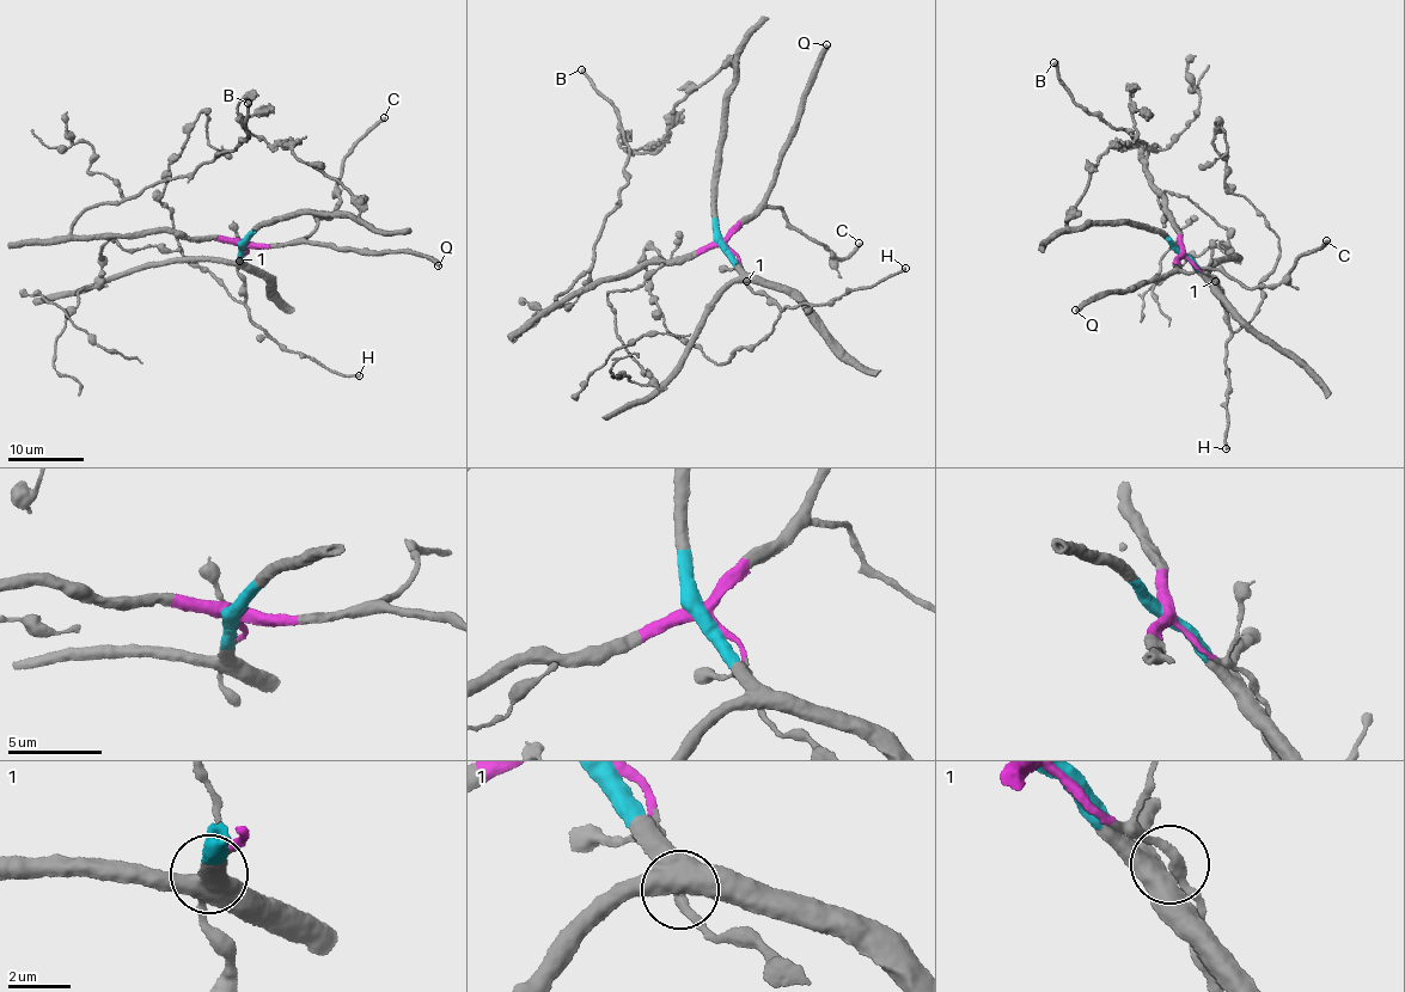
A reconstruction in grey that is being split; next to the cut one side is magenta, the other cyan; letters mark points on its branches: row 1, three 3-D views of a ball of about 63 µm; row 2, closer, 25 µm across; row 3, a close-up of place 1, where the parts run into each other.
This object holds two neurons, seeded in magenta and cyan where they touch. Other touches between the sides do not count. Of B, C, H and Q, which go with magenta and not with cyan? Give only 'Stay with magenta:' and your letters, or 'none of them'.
Stay with magenta: B, C, H, Q

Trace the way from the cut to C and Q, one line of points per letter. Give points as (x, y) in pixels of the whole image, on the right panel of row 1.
C: (1183, 252), (1178, 259), (1181, 270), (1217, 268), (1247, 287), (1272, 287), (1288, 275), (1294, 261), (1326, 240)
Q: (1183, 252), (1178, 259), (1180, 267), (1171, 273), (1141, 282), (1126, 292), (1103, 292), (1075, 310)

